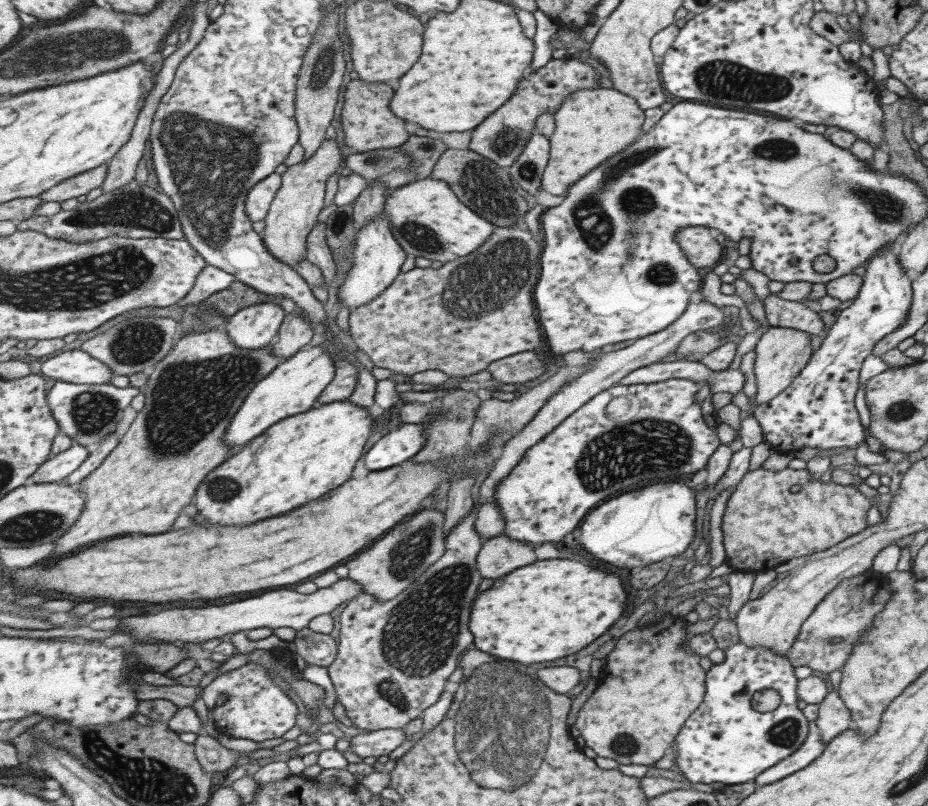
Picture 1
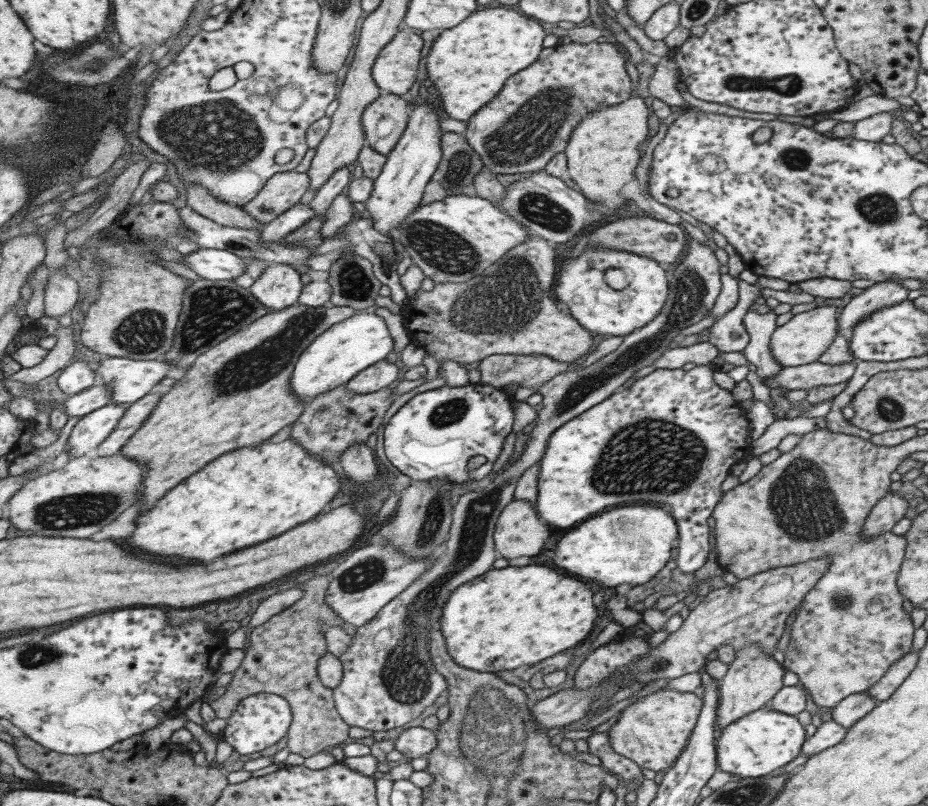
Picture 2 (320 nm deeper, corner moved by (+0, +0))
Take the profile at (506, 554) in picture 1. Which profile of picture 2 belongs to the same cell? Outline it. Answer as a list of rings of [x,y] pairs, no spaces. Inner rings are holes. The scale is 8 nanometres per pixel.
[[[511,499],[497,517],[492,539],[497,557],[513,560],[517,556],[539,554],[549,530],[528,500]]]

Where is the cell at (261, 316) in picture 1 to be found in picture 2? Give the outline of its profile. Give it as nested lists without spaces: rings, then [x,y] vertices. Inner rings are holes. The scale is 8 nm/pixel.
[[[268,263],[250,289],[253,296],[268,308],[268,312],[278,311],[293,305],[300,296],[301,280],[295,268],[283,263]]]

